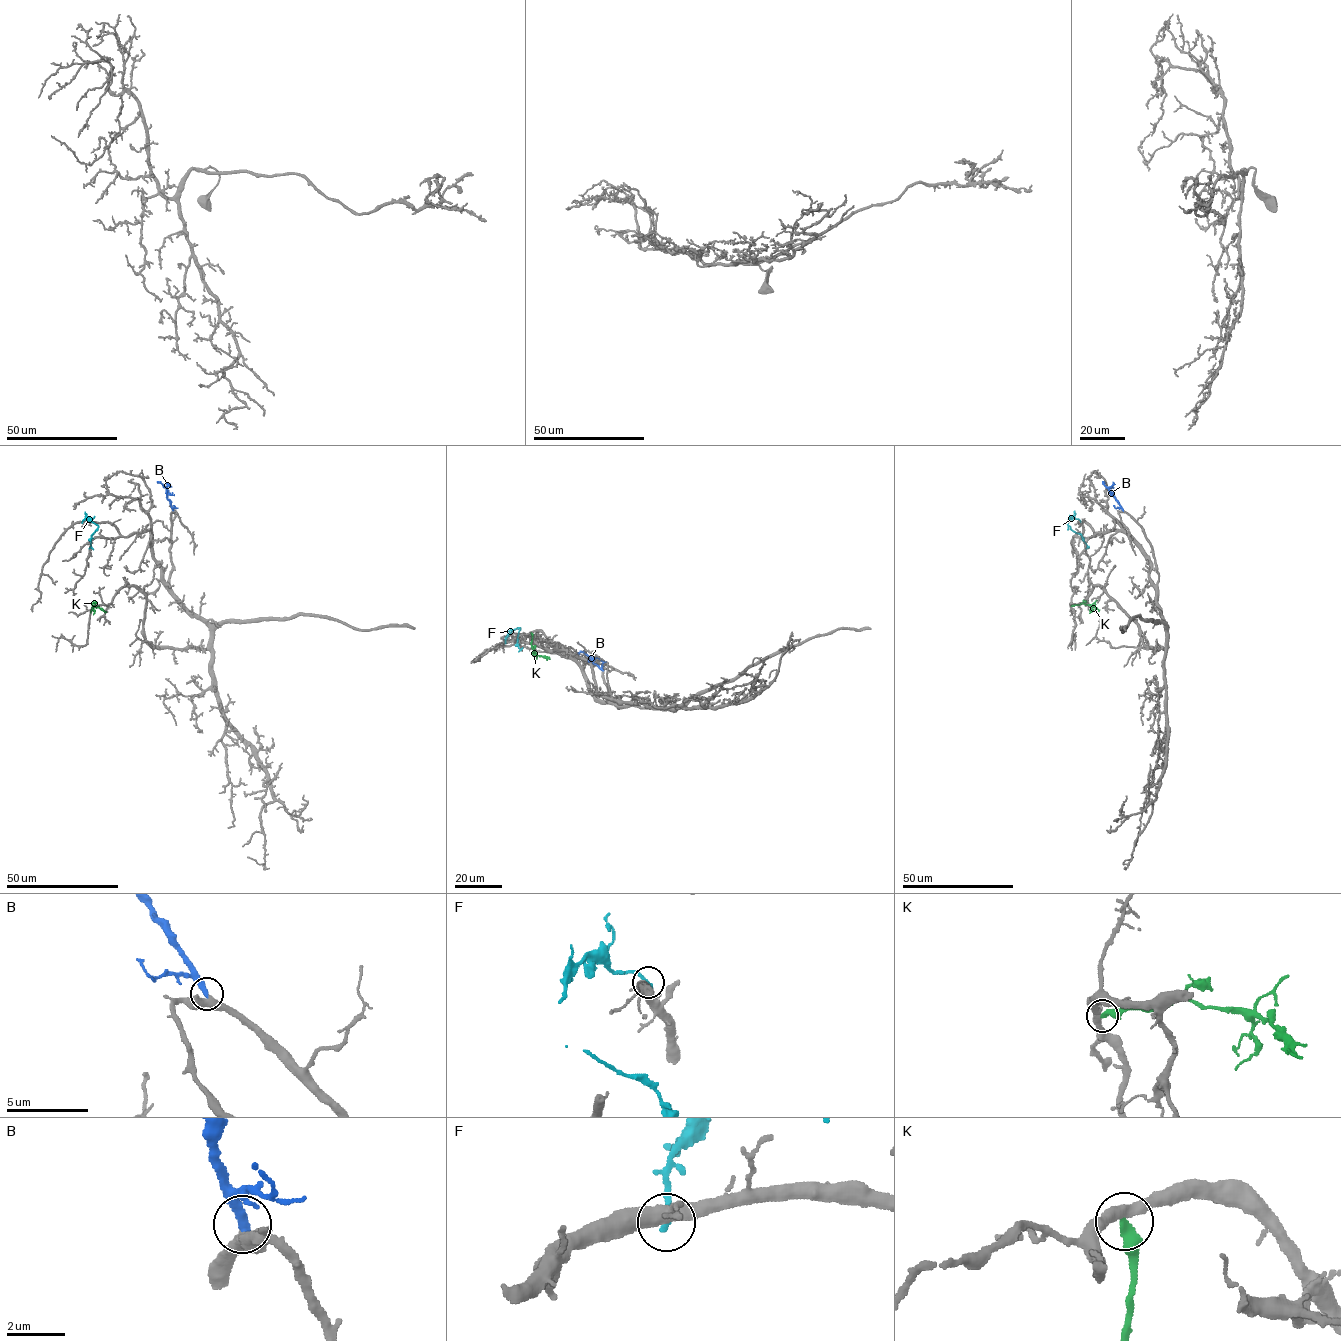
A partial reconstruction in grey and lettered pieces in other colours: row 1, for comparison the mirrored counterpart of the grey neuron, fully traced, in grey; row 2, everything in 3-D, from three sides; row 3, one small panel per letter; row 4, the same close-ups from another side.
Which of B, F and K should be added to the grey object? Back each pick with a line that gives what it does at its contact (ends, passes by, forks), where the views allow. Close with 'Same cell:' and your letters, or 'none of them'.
B: it ends there
Same cell: B

